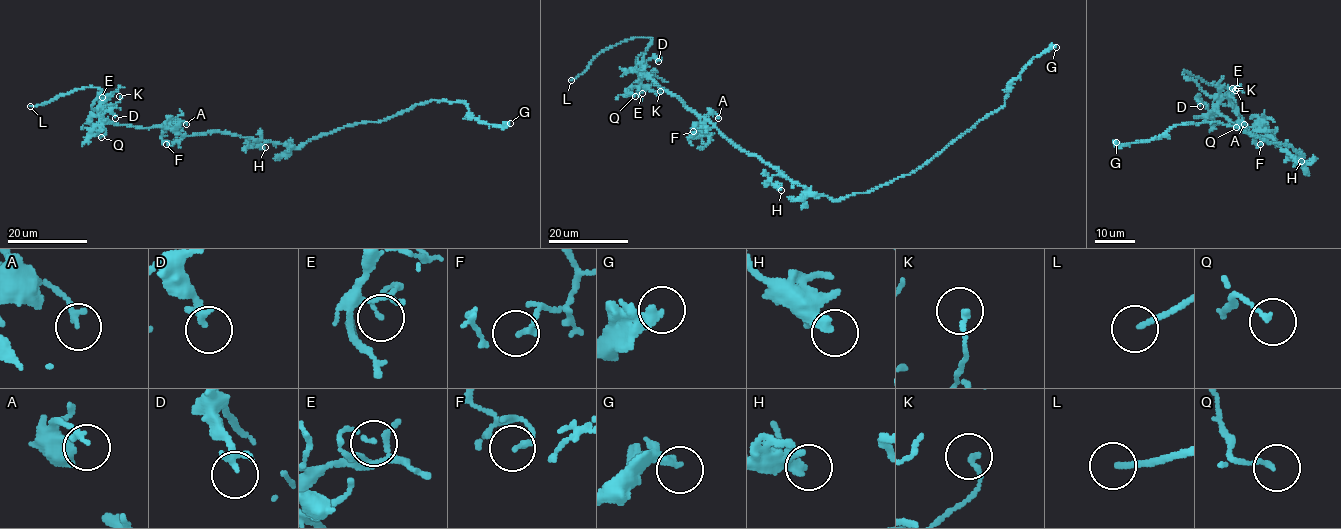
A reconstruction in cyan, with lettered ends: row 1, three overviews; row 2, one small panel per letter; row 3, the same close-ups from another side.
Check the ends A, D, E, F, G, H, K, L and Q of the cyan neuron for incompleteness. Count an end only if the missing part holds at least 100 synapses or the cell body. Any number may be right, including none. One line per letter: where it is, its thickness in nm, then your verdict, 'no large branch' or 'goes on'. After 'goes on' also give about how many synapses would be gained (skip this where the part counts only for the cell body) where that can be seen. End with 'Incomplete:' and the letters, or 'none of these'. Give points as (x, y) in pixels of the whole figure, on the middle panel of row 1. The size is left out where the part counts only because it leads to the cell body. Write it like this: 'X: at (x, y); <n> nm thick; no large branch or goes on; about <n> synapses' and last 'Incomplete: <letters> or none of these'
A: at (718, 118); 190 nm thick; no large branch
D: at (658, 61); 240 nm thick; no large branch
E: at (642, 93); 100 nm thick; no large branch
F: at (693, 131); 170 nm thick; no large branch
G: at (1056, 47); 240 nm thick; no large branch
H: at (781, 190); 360 nm thick; no large branch
K: at (660, 91); 170 nm thick; no large branch
L: at (571, 80); 160 nm thick; goes on
Q: at (635, 96); 150 nm thick; no large branch
Incomplete: L

